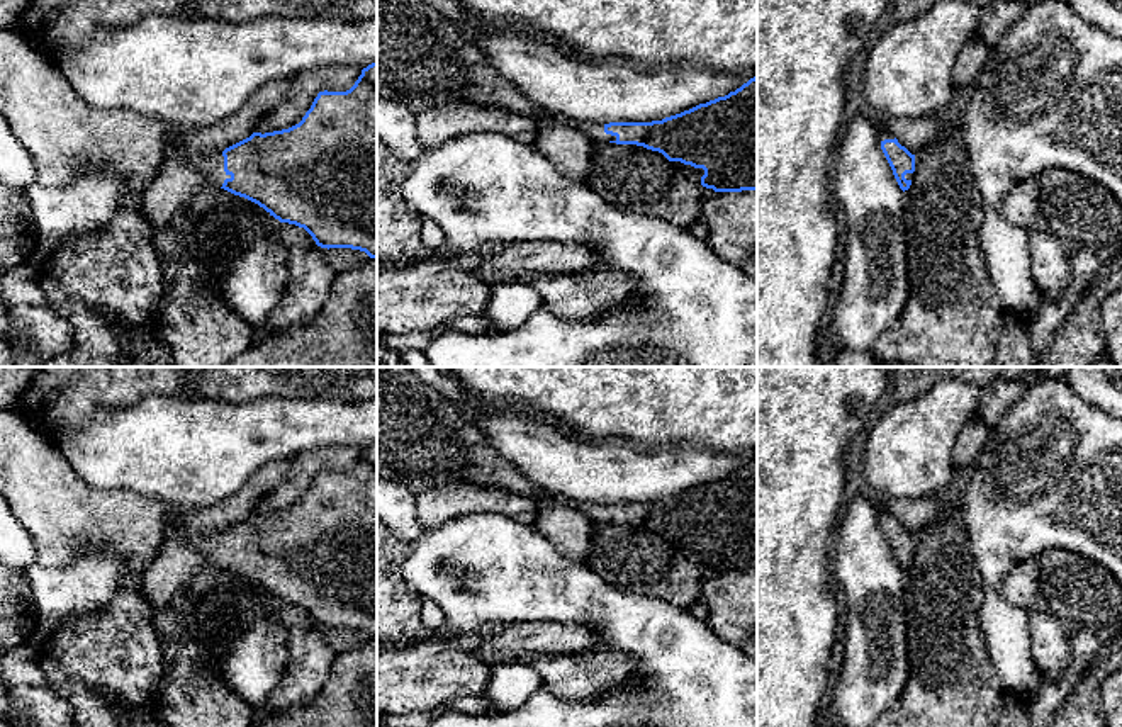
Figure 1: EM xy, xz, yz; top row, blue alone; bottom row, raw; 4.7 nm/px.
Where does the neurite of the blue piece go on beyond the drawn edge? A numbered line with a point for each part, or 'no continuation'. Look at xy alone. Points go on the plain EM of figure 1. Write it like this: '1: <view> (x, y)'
1: xy (211, 546)

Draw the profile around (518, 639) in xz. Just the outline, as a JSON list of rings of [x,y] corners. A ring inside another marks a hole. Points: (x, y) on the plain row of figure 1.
[[[511,623],[499,634],[470,647],[470,652],[491,664],[528,654],[575,654],[599,647],[601,639],[584,625],[574,623]]]

